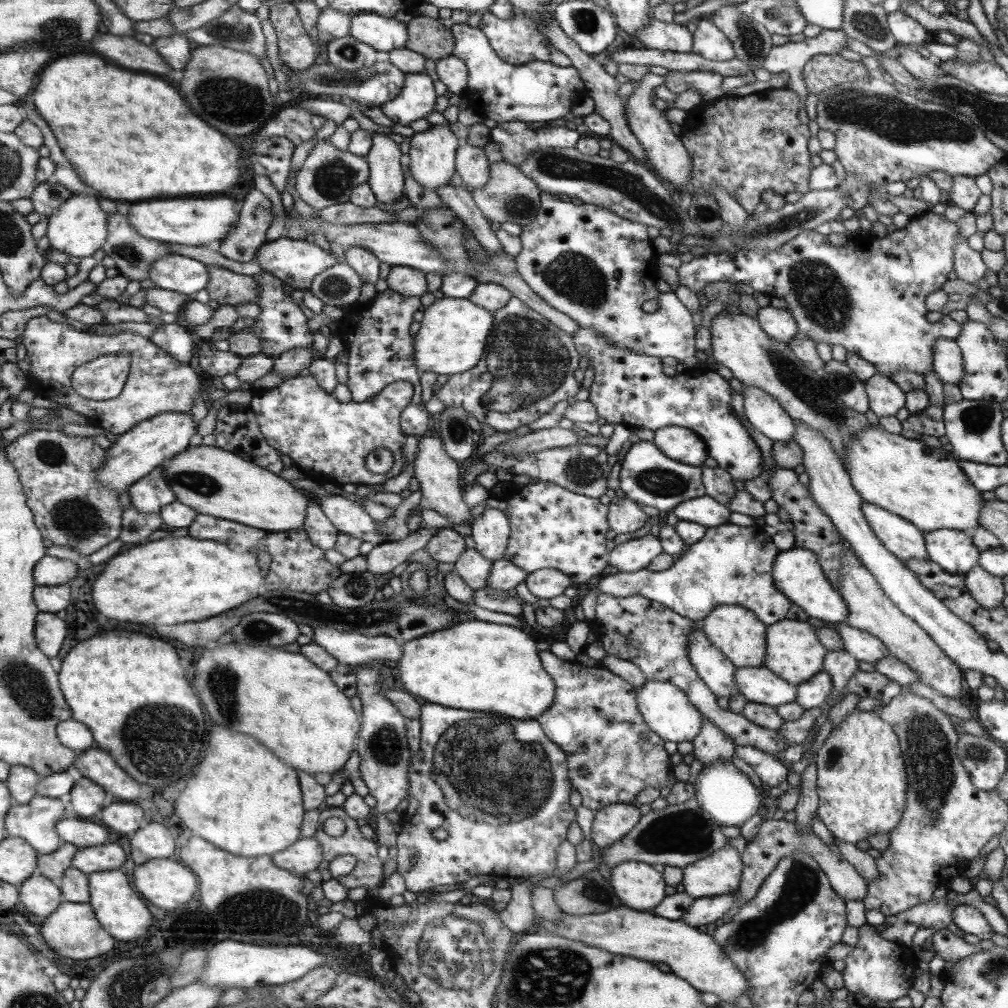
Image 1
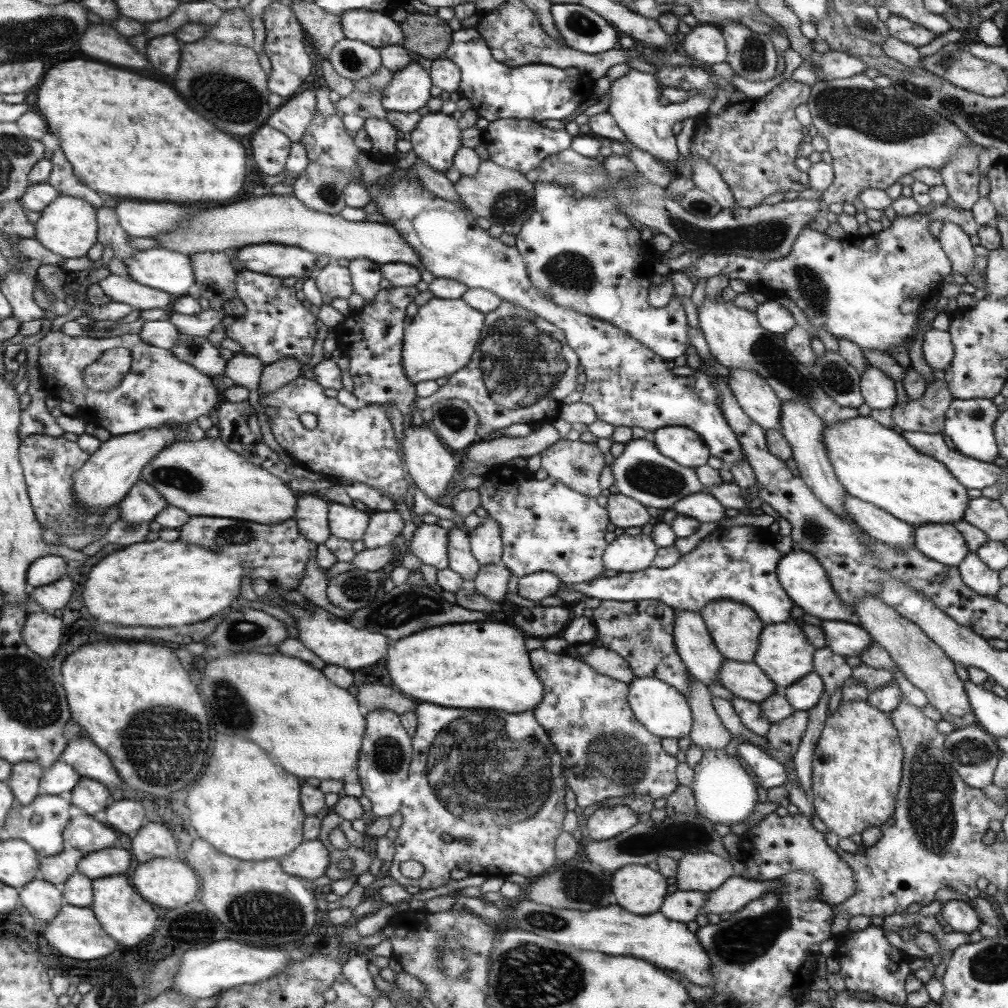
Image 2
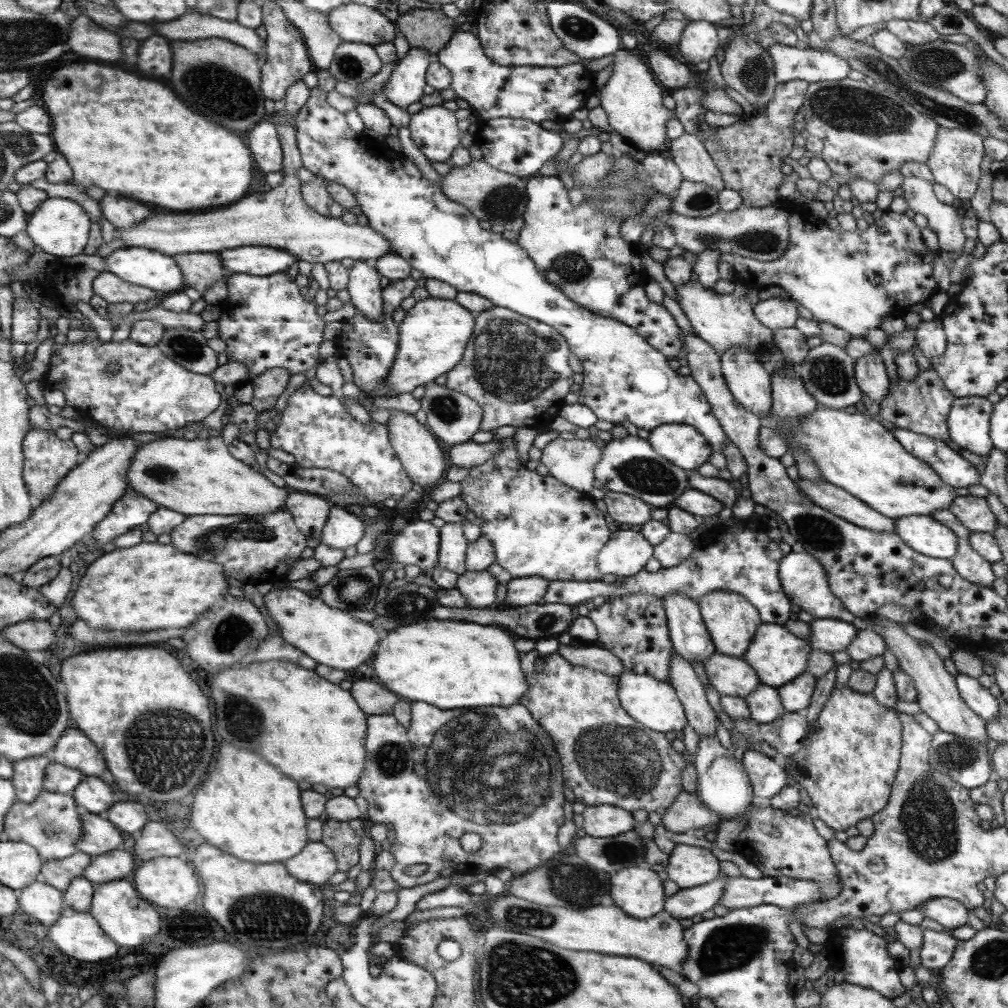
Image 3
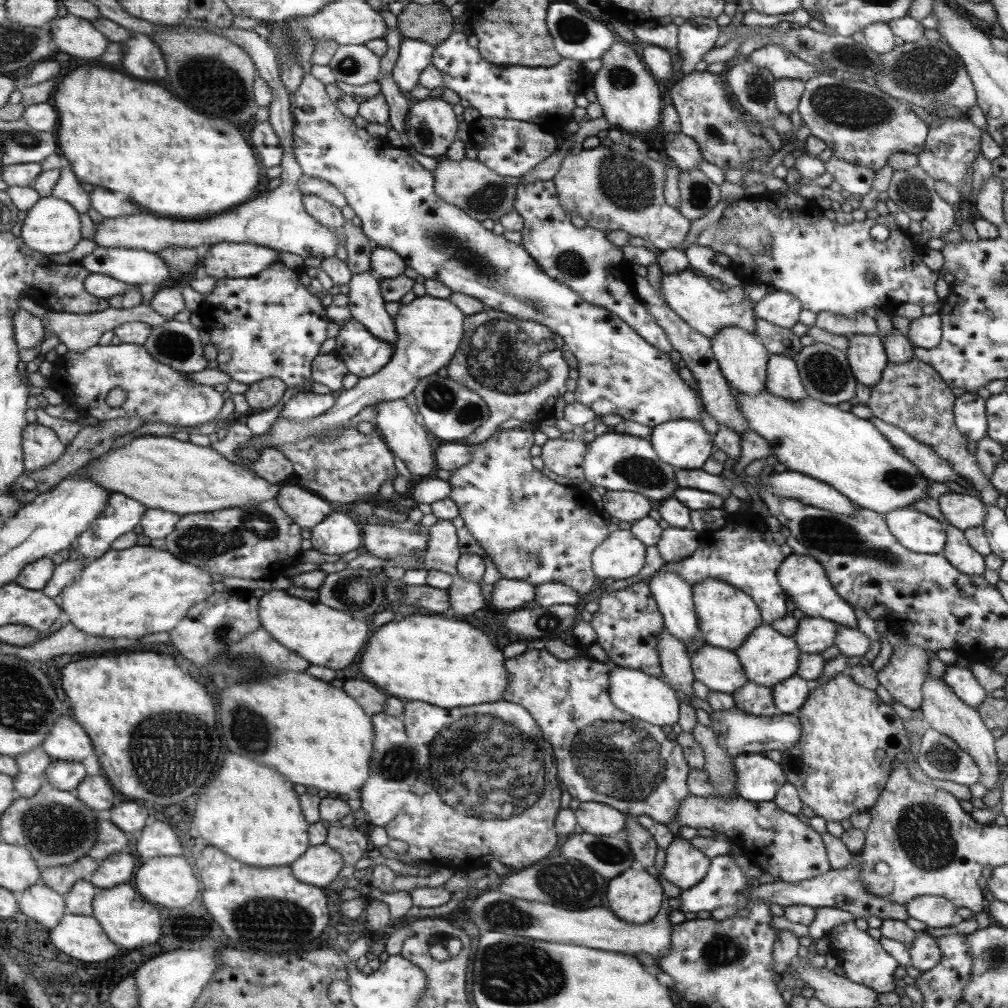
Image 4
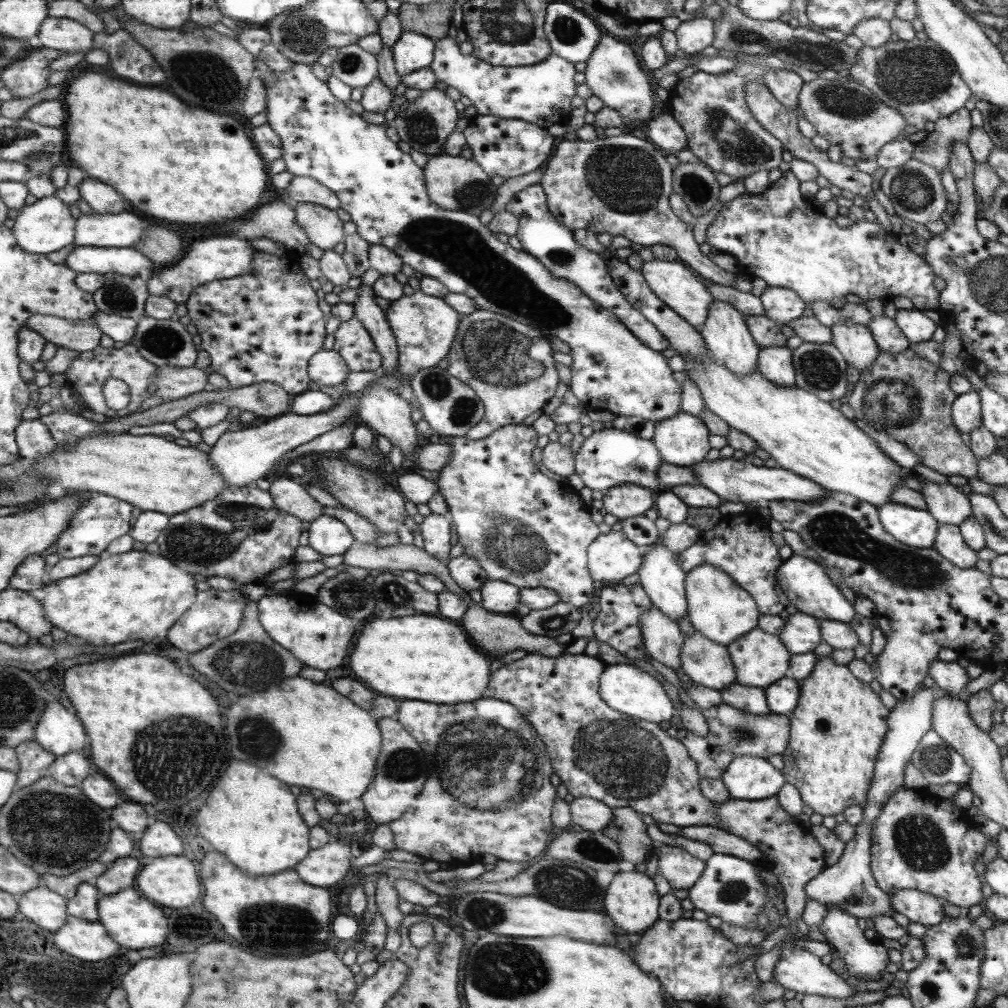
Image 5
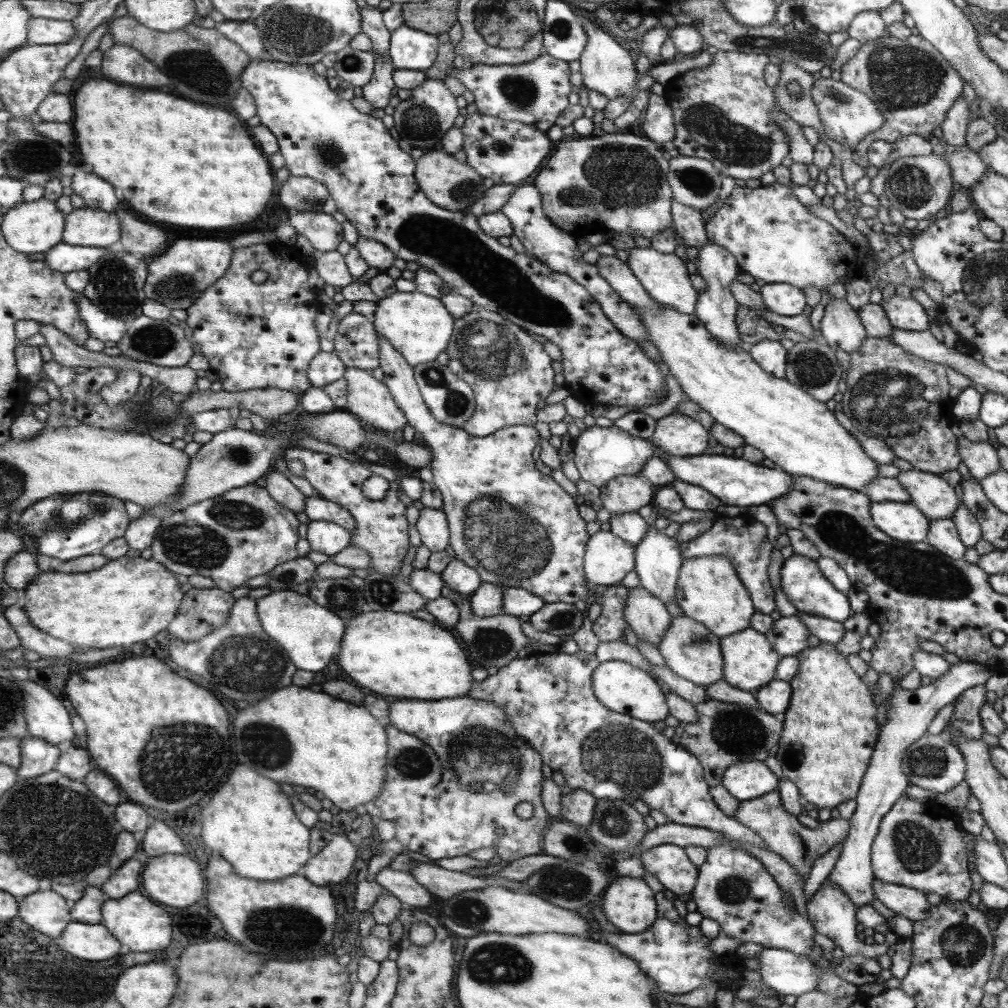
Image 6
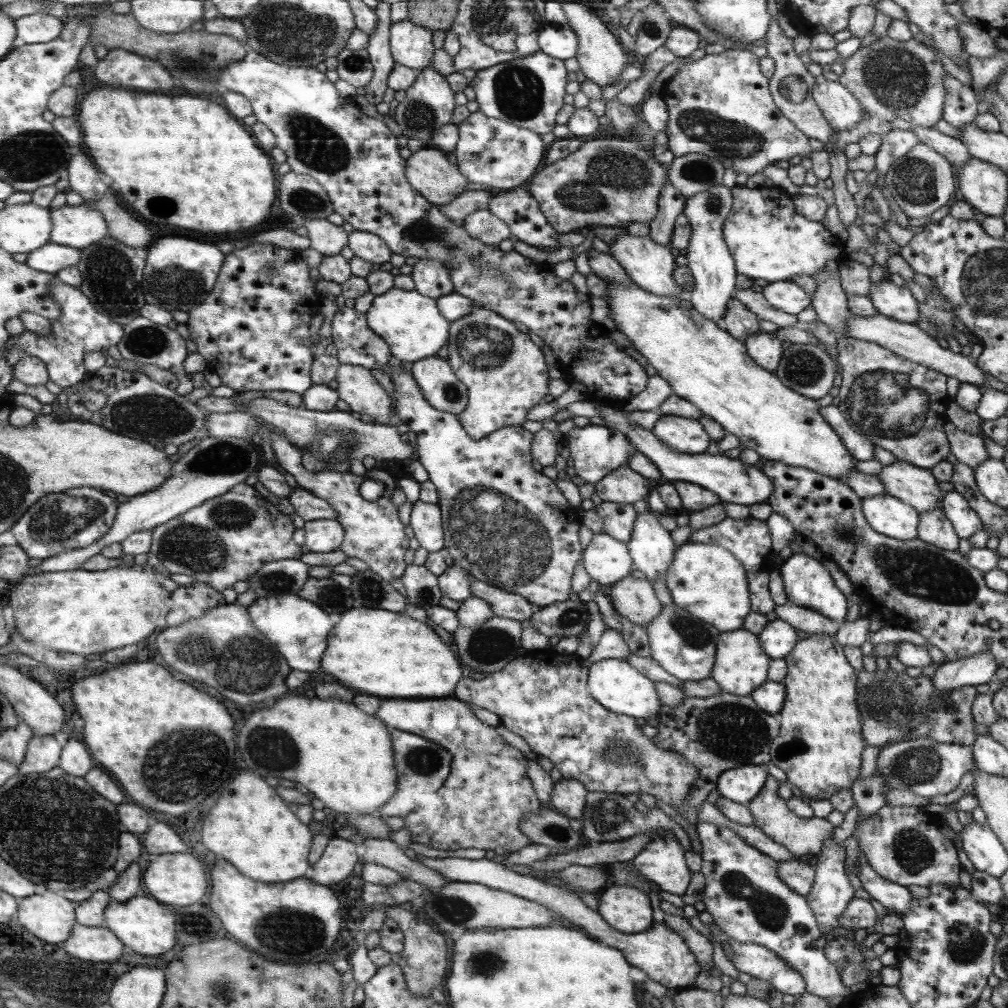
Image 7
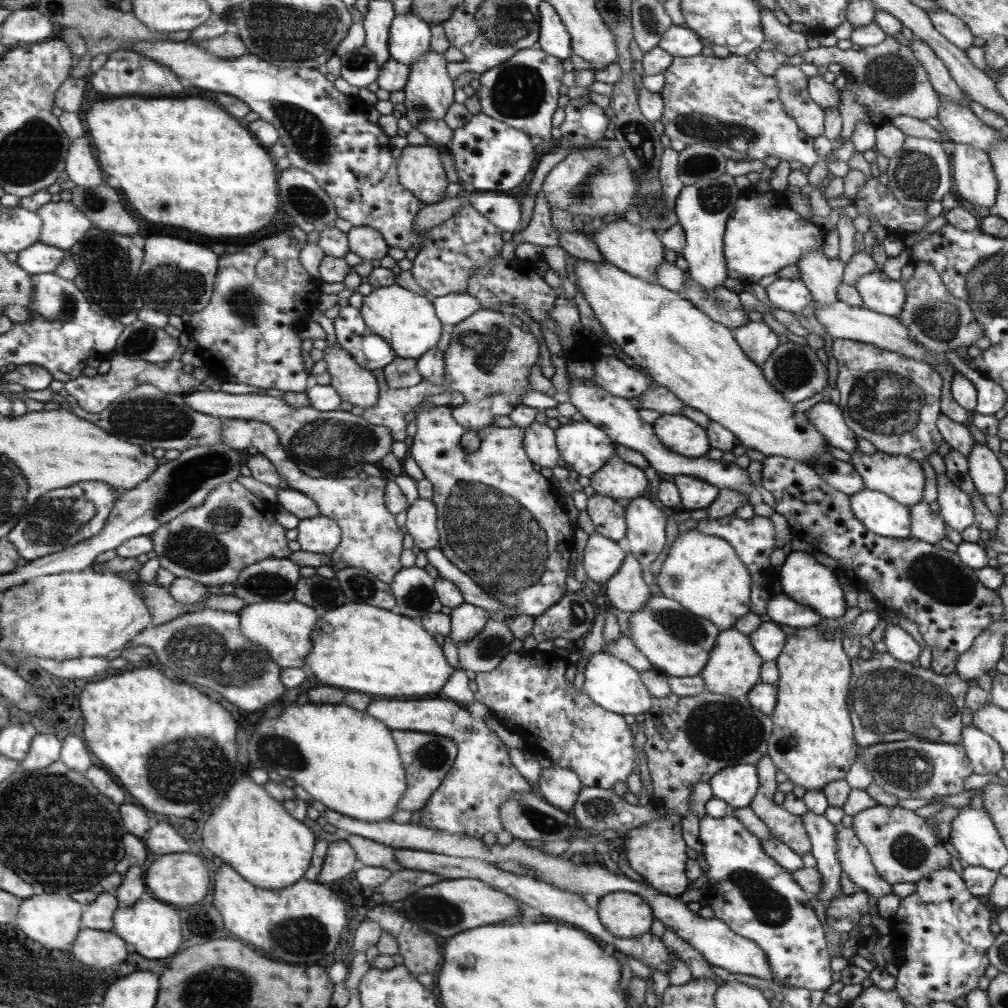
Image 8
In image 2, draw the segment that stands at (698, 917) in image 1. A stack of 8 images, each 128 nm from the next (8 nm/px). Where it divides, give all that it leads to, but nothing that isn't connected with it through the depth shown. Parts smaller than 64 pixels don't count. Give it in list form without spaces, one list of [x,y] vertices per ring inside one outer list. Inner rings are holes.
[[[733,874],[721,883],[719,888],[711,891],[700,914],[721,914],[722,912],[740,911],[745,905],[761,898],[765,894],[780,888],[780,882],[747,880],[744,876]]]

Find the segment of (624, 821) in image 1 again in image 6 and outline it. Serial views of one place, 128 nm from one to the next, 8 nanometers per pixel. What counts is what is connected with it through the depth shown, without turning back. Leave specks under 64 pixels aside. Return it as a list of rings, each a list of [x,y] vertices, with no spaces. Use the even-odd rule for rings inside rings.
[[[573,789],[571,792],[561,795],[559,815],[562,820],[573,822],[581,826],[587,826],[595,816],[596,799],[592,793],[583,789]]]

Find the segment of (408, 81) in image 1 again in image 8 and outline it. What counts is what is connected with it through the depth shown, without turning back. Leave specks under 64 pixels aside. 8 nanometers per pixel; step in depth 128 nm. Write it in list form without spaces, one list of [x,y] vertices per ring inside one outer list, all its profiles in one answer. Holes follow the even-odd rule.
[[[411,11],[395,15],[390,22],[387,50],[391,59],[410,65],[429,50],[429,25]]]

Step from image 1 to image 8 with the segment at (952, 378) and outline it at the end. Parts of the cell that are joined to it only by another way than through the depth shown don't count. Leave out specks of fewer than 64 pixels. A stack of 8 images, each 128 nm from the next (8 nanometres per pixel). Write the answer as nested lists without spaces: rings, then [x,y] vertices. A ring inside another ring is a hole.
[[[881,271],[859,276],[854,284],[862,305],[869,310],[894,317],[903,310],[905,288],[898,280],[887,278]]]

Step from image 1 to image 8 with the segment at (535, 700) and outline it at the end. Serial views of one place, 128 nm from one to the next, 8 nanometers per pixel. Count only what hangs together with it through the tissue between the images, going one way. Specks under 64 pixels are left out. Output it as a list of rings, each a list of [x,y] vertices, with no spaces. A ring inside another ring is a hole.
[[[365,603],[345,604],[327,610],[321,620],[317,620],[317,632],[313,632],[313,652],[309,652],[309,660],[305,660],[305,668],[323,686],[375,696],[395,696],[403,700],[405,696],[438,696],[441,686],[451,676],[451,668],[447,666],[441,648],[418,620]]]

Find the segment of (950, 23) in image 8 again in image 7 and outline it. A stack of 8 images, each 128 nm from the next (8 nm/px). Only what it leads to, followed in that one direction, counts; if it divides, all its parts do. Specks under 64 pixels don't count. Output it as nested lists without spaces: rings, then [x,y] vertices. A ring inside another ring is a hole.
[[[960,22],[959,37],[963,44],[963,51],[972,60],[987,58],[1003,51],[993,45],[994,35],[991,36],[988,31],[970,22]]]

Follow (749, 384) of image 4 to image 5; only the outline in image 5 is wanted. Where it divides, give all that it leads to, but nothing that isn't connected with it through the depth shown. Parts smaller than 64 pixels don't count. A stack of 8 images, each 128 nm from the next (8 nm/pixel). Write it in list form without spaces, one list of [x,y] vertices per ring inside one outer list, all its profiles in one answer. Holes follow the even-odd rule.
[[[728,301],[712,302],[708,308],[707,320],[700,328],[700,334],[704,338],[705,348],[712,354],[716,363],[725,365],[725,368],[738,375],[748,375],[756,370],[761,348],[748,332],[744,317]]]

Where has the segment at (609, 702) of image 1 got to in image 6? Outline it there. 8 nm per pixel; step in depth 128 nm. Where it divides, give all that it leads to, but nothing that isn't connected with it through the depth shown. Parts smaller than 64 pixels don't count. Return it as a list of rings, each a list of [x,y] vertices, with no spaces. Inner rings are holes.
[[[579,650],[573,654],[529,652],[526,657],[514,658],[498,668],[497,674],[487,675],[481,682],[473,684],[469,691],[470,698],[488,701],[504,710],[508,716],[507,721],[515,728],[518,736],[525,738],[533,750],[540,753],[544,769],[559,772],[572,790],[586,790],[601,800],[622,800],[629,804],[634,800],[642,800],[649,810],[661,812],[669,822],[716,830],[728,840],[759,848],[767,847],[756,832],[734,818],[725,816],[715,807],[700,761],[692,753],[671,741],[665,732],[661,732],[661,728],[657,728],[657,724],[612,712],[597,701],[592,688],[592,674],[599,663],[593,653]]]

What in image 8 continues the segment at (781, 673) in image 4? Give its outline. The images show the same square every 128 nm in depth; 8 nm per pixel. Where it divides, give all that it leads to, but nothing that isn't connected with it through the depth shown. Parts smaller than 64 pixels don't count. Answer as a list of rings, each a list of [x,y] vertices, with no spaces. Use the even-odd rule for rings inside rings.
[[[729,628],[719,631],[716,636],[716,644],[699,676],[703,678],[706,691],[722,696],[739,697],[747,695],[759,682],[761,664],[763,664],[763,660],[752,647],[749,636]]]

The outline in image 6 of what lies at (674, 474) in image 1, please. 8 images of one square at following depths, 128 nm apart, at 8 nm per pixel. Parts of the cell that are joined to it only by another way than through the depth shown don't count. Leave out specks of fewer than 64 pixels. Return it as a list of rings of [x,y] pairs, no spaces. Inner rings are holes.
[[[593,425],[581,431],[572,440],[572,460],[580,480],[599,488],[604,487],[617,476],[639,476],[638,472],[643,470],[645,462],[655,455],[655,449],[652,446],[649,441],[631,436],[615,425],[610,427]]]

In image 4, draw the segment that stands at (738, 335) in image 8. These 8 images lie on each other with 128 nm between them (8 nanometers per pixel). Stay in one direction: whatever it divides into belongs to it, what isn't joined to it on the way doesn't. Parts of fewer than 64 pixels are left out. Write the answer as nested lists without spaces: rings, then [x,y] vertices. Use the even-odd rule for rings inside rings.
[[[768,355],[765,388],[773,396],[797,400],[807,395],[792,357]]]

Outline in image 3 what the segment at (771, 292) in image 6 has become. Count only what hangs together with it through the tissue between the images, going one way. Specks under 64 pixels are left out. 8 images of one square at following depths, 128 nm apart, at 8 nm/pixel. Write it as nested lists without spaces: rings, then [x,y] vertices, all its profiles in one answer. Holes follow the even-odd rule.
[[[771,297],[766,300],[758,300],[751,306],[755,317],[765,328],[777,330],[794,326],[797,320],[797,308],[793,300]]]

